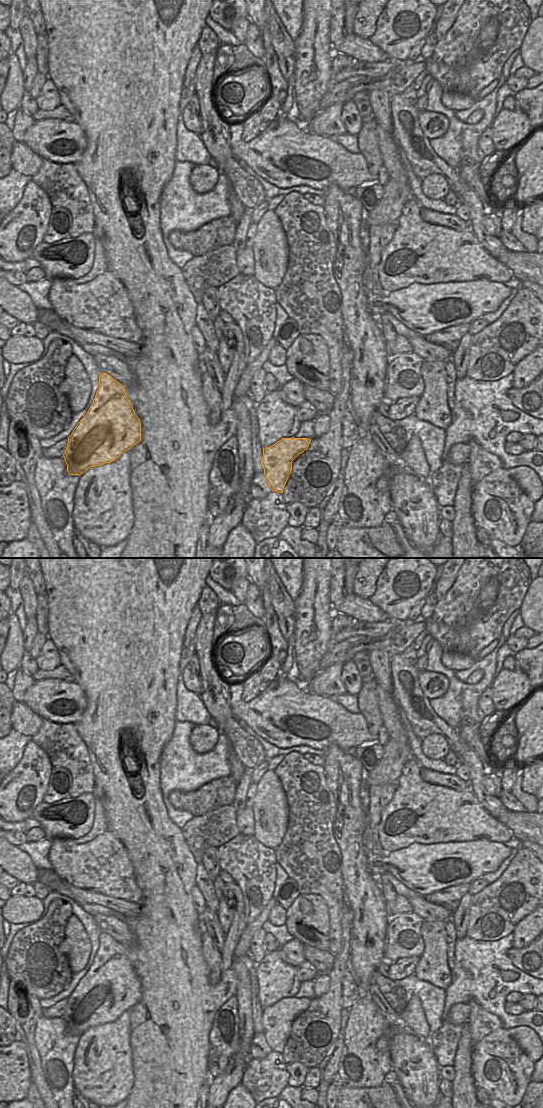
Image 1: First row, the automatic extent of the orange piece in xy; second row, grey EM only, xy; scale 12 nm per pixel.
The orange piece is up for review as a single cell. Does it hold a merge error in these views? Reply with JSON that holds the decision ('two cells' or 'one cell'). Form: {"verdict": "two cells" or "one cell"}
{"verdict": "one cell"}

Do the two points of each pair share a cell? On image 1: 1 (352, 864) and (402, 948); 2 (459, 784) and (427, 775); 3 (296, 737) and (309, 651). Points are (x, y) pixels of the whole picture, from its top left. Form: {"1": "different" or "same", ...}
{"1": "different", "2": "same", "3": "different"}

